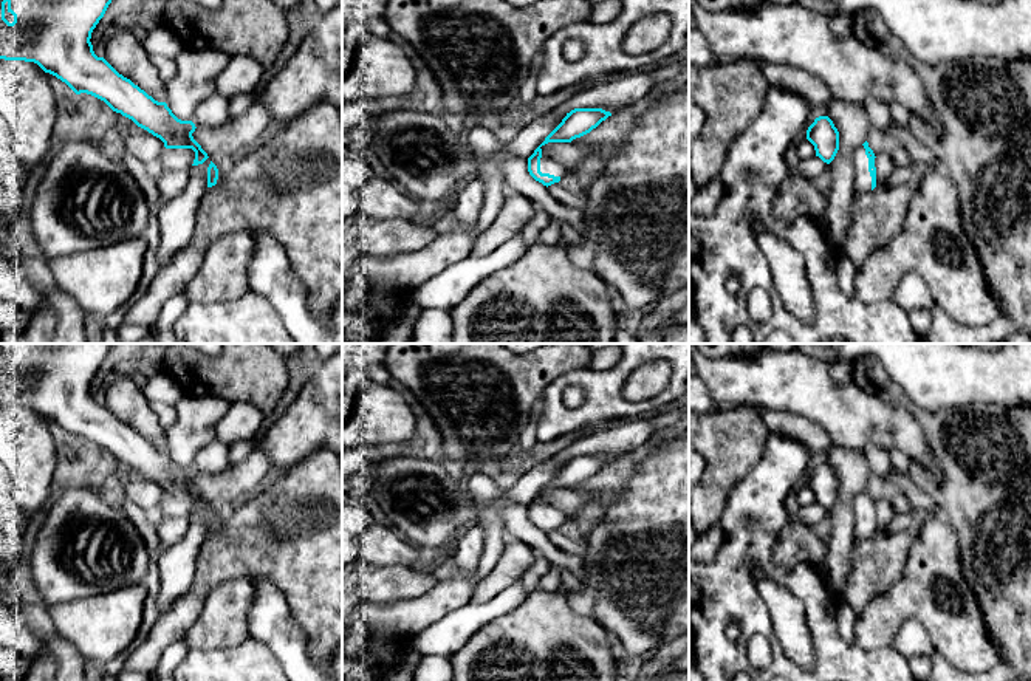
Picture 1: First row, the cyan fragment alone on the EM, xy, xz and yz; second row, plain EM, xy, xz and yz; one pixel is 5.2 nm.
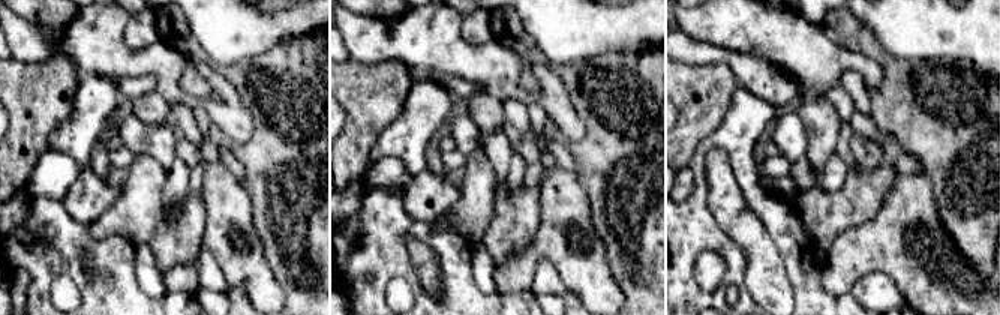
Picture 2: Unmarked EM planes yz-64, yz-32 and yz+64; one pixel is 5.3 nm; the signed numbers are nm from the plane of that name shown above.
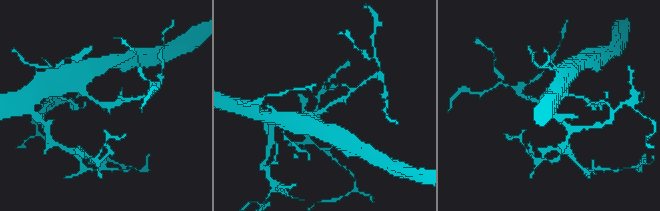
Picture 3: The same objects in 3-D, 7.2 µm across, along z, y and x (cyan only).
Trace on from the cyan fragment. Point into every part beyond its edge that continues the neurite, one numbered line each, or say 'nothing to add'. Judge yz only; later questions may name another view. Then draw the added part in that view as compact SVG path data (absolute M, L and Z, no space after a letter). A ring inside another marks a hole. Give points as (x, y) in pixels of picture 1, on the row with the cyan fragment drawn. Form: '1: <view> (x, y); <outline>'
1: yz (863, 181); M864 145L855 150L855 189L858 193L867 193L872 190L872 176L868 172L868 158L865 155Z

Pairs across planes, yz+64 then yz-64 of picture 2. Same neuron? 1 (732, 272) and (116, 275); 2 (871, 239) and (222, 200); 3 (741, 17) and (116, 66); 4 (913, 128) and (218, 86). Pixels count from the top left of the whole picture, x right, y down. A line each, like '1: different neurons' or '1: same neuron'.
1: same neuron
2: same neuron
3: same neuron
4: different neurons

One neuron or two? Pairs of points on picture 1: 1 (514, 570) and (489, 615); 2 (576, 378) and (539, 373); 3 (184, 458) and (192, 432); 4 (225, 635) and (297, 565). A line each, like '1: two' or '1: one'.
1: two
2: two
3: one
4: two

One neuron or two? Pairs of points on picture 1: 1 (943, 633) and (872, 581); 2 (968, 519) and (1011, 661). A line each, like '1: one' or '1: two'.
1: two
2: one

